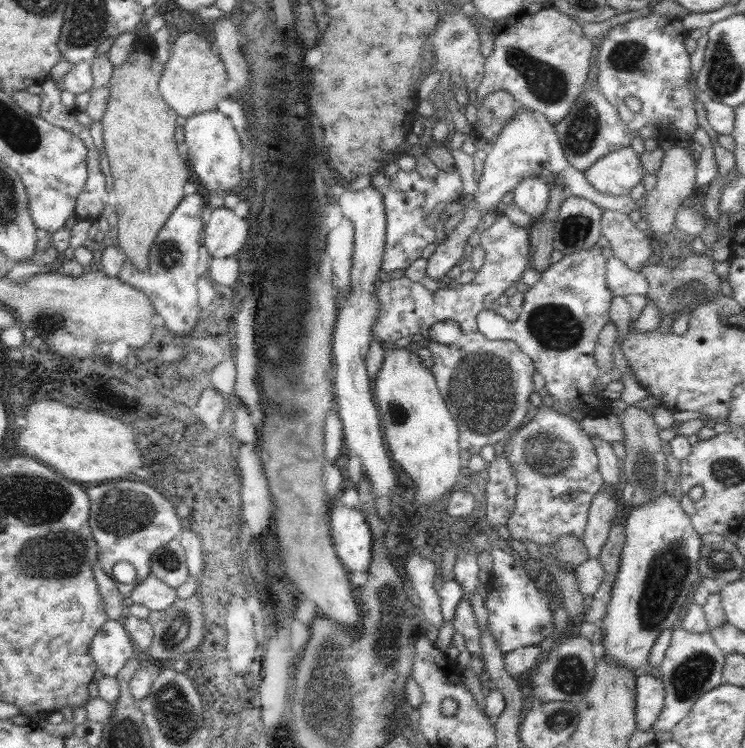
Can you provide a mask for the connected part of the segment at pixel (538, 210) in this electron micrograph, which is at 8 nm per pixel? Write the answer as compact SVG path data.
M524 178L514 188L513 202L533 220L540 220L548 208L550 186L540 178Z

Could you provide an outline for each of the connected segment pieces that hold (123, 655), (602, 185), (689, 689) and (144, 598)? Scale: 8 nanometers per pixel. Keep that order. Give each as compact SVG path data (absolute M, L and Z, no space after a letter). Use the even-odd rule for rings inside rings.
M108 619L96 632L90 644L90 654L97 668L106 677L115 677L130 657L137 655L128 631L121 620Z
M632 146L604 154L584 175L594 188L612 196L628 195L633 186L644 180L644 170Z
M681 626L672 629L670 646L660 664L661 681L665 690L664 706L652 730L670 732L674 725L690 712L692 704L700 696L724 682L722 678L724 664L725 653L718 648L709 631L693 633L684 630Z
M150 574L143 582L136 585L131 594L136 604L142 604L151 611L168 609L176 602L176 591L170 585Z

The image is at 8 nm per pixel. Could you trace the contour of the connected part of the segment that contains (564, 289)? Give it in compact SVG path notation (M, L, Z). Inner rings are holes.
M598 246L565 254L559 262L551 264L525 293L523 306L516 320L507 320L501 313L492 310L482 310L477 315L477 328L488 340L512 340L512 343L530 357L535 372L538 372L546 381L545 388L548 390L549 402L564 411L584 412L587 417L611 414L611 401L607 400L601 391L594 390L596 378L601 375L594 359L598 334L607 323L611 323L609 309L615 298L609 290L606 272L606 258L602 254L602 248Z

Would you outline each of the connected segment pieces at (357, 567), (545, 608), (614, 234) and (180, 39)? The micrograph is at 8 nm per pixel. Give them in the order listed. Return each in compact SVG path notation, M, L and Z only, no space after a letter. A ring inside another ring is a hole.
M335 497L330 512L331 539L336 556L347 570L366 572L373 558L372 531L364 516Z
M492 547L493 567L489 571L488 583L484 586L488 594L485 607L488 610L488 627L498 648L504 653L522 646L537 646L544 638L555 632L552 600L554 597L536 587L530 575L510 554Z
M603 209L601 234L614 255L635 272L653 260L651 237L638 230L628 213Z
M194 30L180 33L176 40L171 42L171 55L163 64L159 90L162 98L177 115L188 118L206 110L211 111L217 109L222 99L229 98L232 89L228 83L227 72L214 52L213 41L200 36Z

